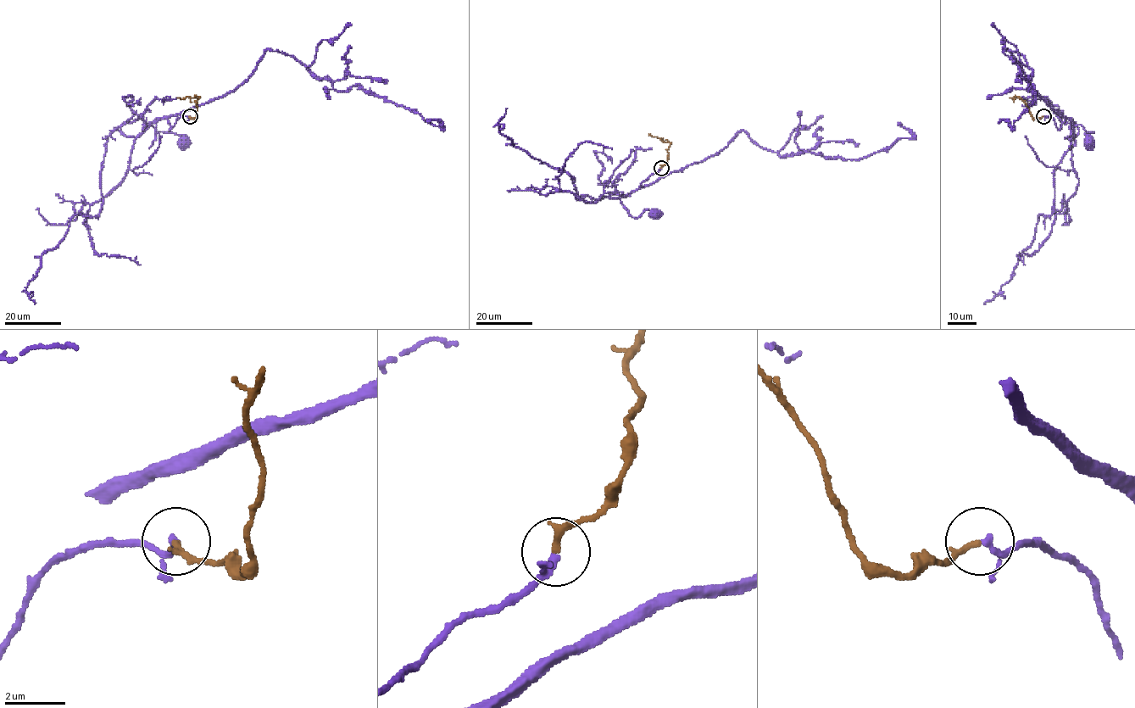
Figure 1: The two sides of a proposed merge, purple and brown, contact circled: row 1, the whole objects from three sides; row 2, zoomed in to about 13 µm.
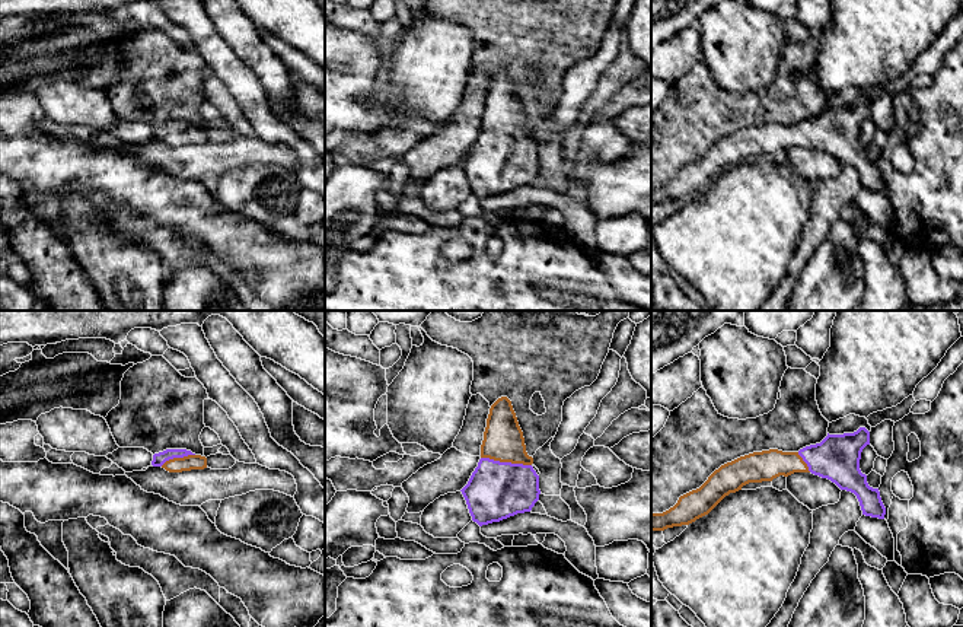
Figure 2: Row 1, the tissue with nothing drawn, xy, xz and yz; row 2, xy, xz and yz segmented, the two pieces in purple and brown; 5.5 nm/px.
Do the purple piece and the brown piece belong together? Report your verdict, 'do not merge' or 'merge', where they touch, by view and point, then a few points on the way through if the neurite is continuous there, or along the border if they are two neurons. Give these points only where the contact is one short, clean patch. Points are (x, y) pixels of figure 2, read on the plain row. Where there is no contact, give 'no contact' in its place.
merge; contact xz (506, 136); way xz (496, 164), (504, 155), (506, 136), (503, 114)

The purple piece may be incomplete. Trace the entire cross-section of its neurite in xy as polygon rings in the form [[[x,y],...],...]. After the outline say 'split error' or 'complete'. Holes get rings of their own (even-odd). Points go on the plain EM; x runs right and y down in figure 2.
[[[166,122],[153,128],[152,139],[169,146],[182,146],[207,141],[207,131],[186,122]]]; split error

